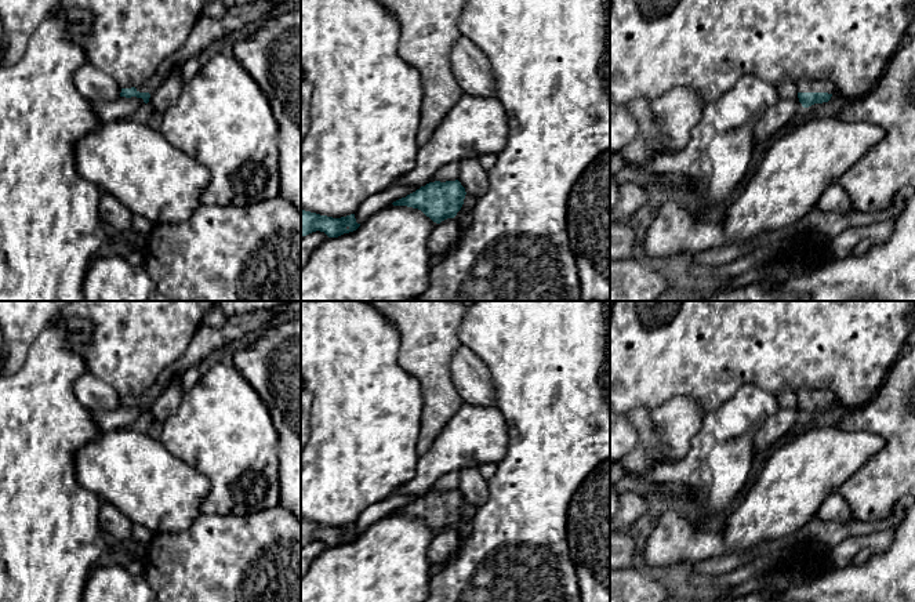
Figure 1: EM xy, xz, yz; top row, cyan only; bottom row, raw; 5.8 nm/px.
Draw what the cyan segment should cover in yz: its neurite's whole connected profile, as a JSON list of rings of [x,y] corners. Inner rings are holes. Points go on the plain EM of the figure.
[[[802,387],[796,392],[798,407],[803,417],[828,411],[836,400],[829,389]]]

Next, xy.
[[[269,308],[232,316],[222,327],[218,329],[200,324],[186,352],[177,362],[171,363],[145,394],[139,396],[121,398],[120,406],[137,406],[142,407],[144,411],[148,413],[150,403],[160,396],[171,376],[196,366],[200,360],[221,349],[225,344],[239,340],[250,333],[261,331],[283,318],[286,318],[286,315],[276,313]]]

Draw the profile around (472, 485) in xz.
[[[469,467],[458,471],[458,490],[465,497],[471,511],[482,507],[489,500],[487,480],[478,468]]]

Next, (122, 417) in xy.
[[[119,406],[109,411],[94,411],[92,418],[99,429],[105,432],[126,429],[144,424],[146,413],[142,407]]]

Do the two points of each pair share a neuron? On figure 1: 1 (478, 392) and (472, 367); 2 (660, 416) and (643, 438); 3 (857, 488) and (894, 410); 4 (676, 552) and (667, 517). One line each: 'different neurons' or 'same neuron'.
1: same neuron
2: different neurons
3: same neuron
4: same neuron

